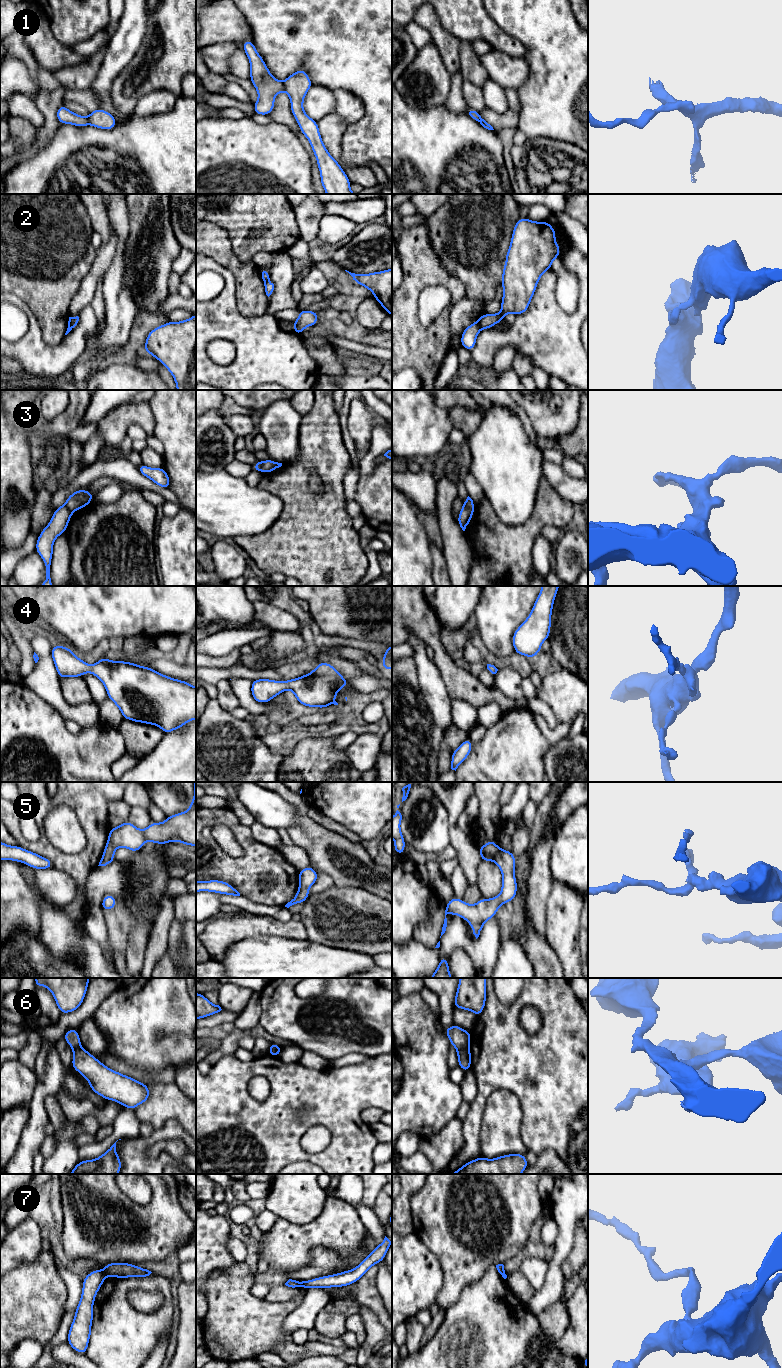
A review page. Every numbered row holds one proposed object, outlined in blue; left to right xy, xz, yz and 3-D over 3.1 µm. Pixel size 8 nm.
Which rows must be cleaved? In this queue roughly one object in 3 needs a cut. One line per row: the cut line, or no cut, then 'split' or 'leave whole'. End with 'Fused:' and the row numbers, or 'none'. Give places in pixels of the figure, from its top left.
1: xz (282, 82), (285, 90) | split
2: yz (476, 322), (480, 329) | split
3: yz (463, 505), (473, 509) | split
4: no cut | leave whole
5: yz (500, 849), (493, 860) | split
6: yz (468, 1047), (457, 1050) | split
7: xz (298, 1281), (300, 1286) | split
Fused: 1, 2, 3, 5, 6, 7

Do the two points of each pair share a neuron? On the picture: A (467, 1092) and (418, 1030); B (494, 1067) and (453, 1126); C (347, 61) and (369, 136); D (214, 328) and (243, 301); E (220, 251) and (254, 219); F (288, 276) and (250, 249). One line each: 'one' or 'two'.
A: two
B: two
C: one
D: two
E: two
F: two

